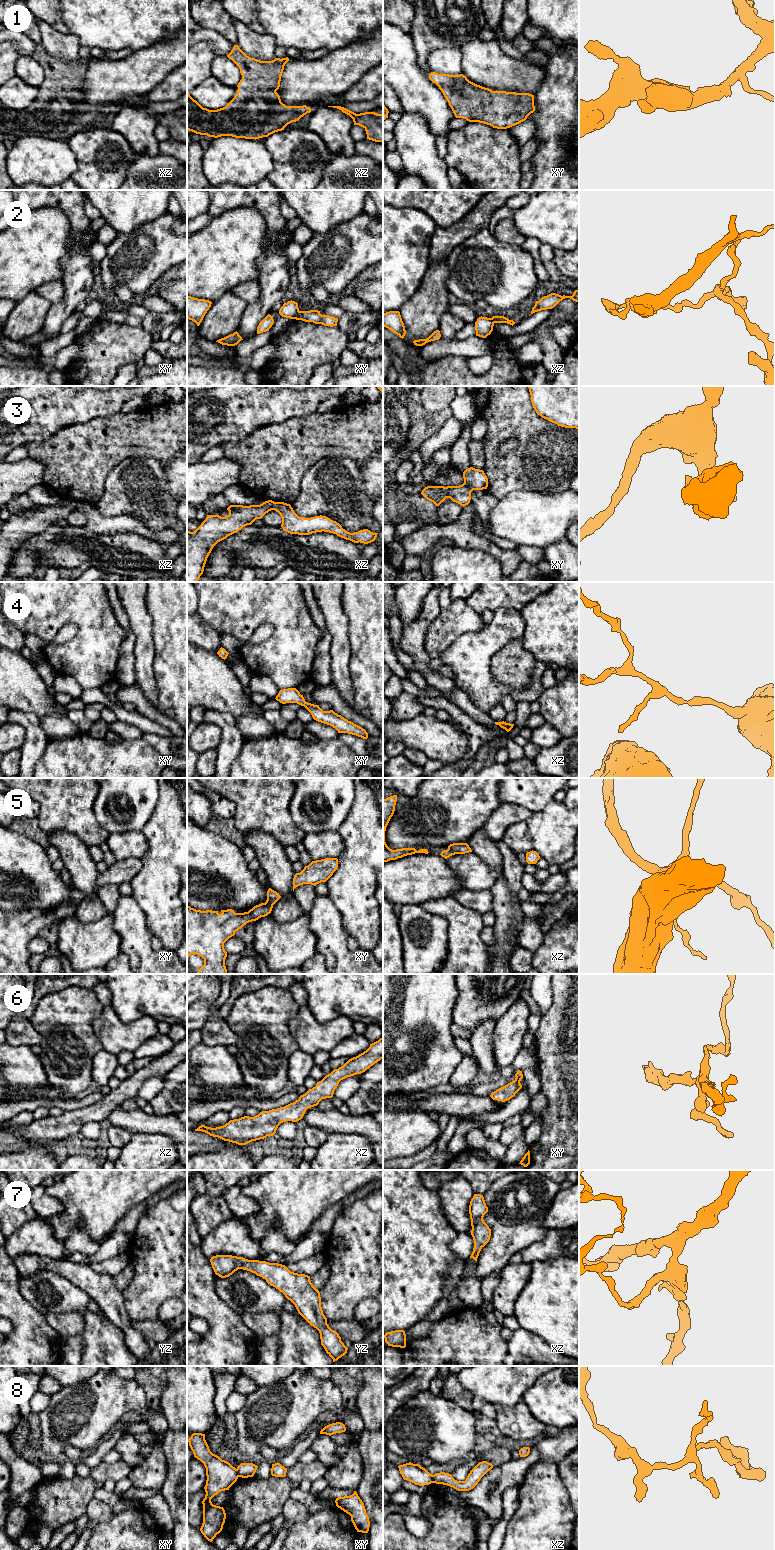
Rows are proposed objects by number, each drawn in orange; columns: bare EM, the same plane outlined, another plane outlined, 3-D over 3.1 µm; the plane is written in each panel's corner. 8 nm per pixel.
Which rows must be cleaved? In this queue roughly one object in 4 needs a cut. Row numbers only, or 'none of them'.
2, 3, 8

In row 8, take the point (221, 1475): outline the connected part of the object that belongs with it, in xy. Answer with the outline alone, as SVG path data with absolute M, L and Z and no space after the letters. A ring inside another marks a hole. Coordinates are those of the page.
M193 1433L188 1439L194 1457L206 1468L206 1495L203 1504L203 1523L200 1528L204 1537L212 1542L225 1523L226 1513L223 1507L213 1505L211 1499L221 1491L229 1488L237 1481L237 1469L229 1462L213 1454L205 1440L205 1434Z

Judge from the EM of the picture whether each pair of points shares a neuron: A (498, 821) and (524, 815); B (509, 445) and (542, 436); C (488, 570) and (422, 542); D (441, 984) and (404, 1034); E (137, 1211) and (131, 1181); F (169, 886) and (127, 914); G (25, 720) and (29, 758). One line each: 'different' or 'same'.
A: same
B: different
C: different
D: same
E: different
F: different
G: same

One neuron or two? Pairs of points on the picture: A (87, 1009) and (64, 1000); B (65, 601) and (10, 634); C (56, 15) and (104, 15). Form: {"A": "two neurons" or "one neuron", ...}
{"A": "one neuron", "B": "two neurons", "C": "two neurons"}

